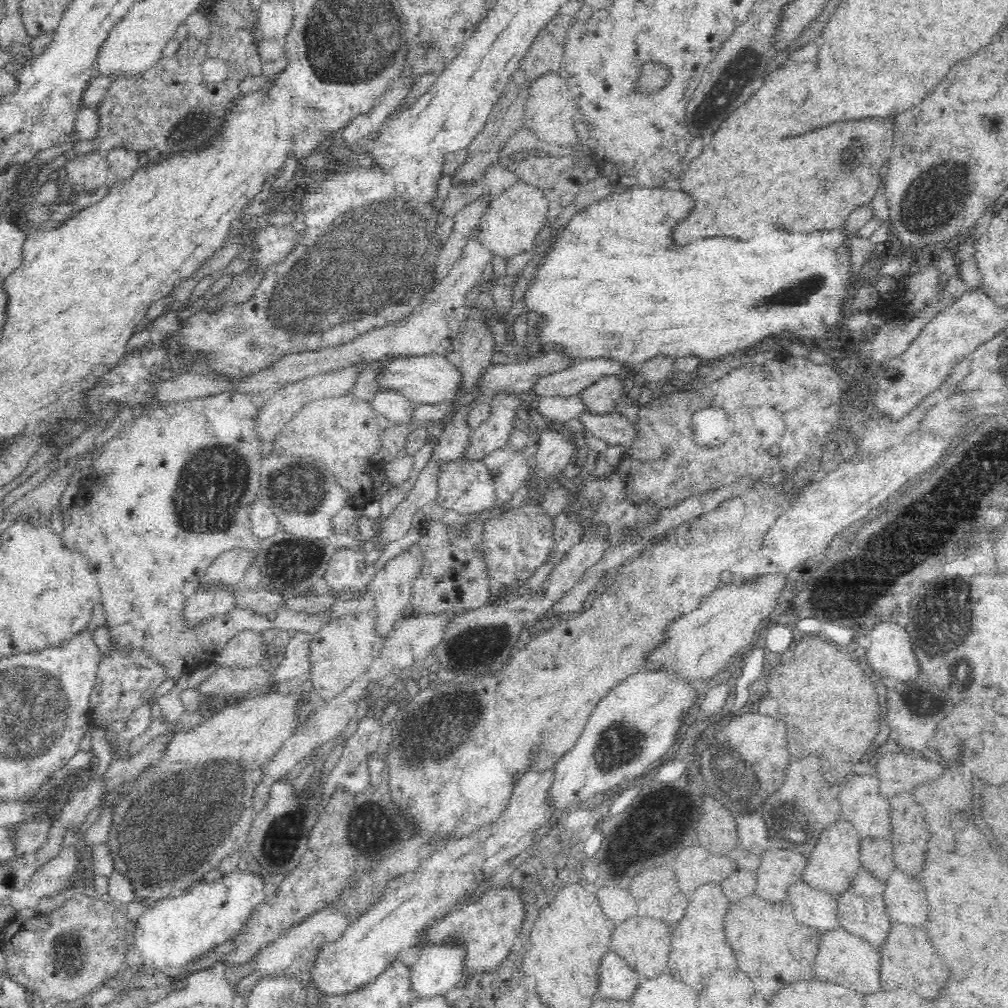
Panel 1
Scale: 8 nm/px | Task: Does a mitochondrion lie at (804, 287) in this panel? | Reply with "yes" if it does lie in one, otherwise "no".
yes

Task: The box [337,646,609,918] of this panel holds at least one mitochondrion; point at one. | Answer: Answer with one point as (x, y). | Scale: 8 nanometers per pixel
(441, 737)

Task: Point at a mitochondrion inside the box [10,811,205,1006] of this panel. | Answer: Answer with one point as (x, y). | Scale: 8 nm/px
(63, 935)

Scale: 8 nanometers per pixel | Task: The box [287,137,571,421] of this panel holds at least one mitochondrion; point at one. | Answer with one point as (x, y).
(372, 284)

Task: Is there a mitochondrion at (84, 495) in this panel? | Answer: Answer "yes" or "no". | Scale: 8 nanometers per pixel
no

